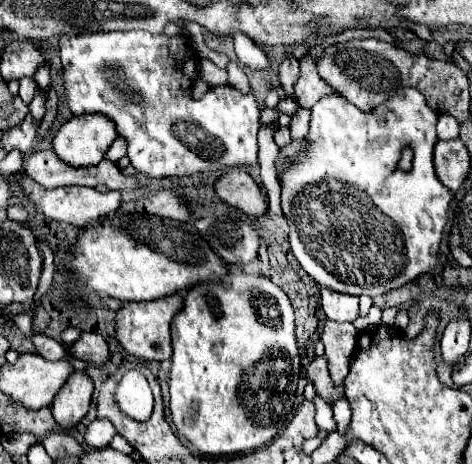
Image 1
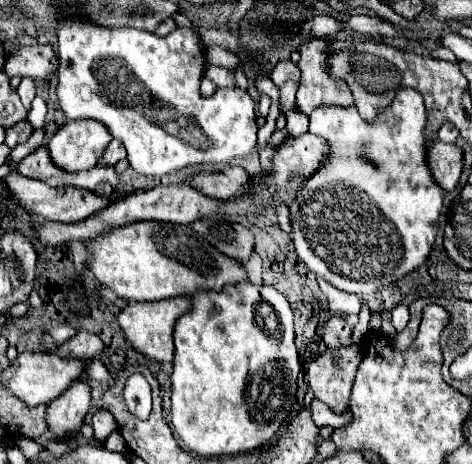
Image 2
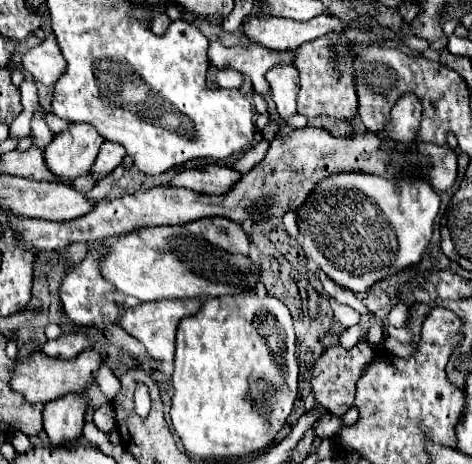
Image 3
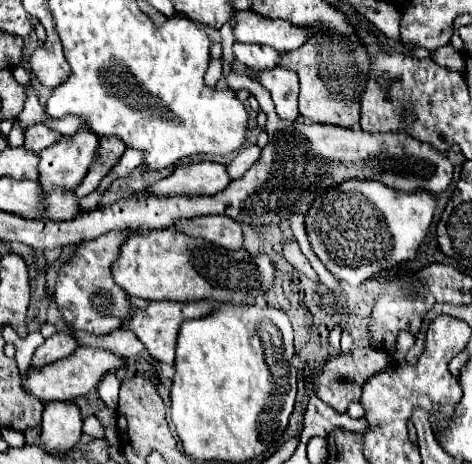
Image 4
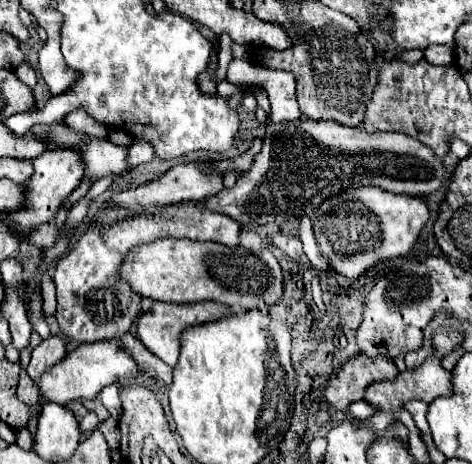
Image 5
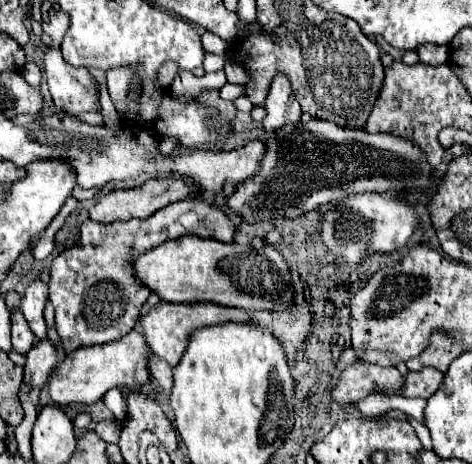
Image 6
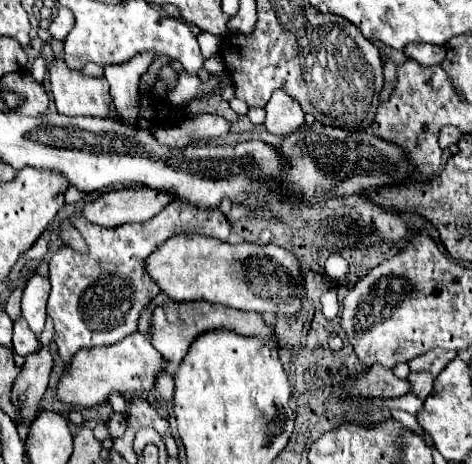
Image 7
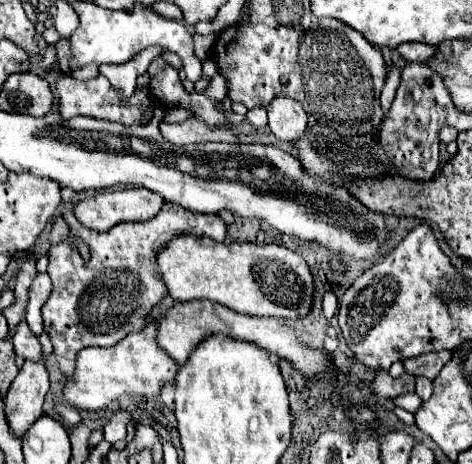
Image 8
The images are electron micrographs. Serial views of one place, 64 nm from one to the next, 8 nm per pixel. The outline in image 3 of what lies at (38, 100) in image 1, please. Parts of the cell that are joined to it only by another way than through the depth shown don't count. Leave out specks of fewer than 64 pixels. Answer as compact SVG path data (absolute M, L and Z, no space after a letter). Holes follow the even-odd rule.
M36 116L32 120L32 144L38 146L38 148L46 148L52 142L52 138L54 138L54 134L46 126L44 118L42 116Z

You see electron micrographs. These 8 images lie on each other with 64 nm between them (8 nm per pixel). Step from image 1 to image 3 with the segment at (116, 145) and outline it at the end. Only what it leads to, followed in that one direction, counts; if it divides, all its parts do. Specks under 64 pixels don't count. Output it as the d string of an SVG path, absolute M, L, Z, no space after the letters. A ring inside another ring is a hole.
M104 142L100 146L100 152L98 152L98 158L96 158L94 166L90 168L90 174L96 180L106 178L122 162L124 156L126 156L126 152L124 152L122 146L108 146L108 142Z

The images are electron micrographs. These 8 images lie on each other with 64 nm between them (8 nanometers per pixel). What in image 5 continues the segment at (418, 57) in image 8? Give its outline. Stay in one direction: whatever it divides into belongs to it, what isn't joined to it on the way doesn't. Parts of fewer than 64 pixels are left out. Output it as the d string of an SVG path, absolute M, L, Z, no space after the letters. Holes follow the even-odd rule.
M430 46L424 50L424 58L432 64L454 64L454 48L452 46Z

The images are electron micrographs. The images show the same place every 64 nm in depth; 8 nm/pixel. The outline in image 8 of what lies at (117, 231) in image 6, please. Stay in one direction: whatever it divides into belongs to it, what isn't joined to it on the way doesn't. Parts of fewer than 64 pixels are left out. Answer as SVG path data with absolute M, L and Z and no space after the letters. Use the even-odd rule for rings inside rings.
M164 202L160 212L146 220L146 222L120 222L108 232L92 232L72 216L72 212L64 212L62 218L70 226L70 236L56 246L50 248L48 252L48 274L52 278L52 294L42 306L42 320L44 320L44 330L50 336L50 342L54 346L54 356L58 360L58 366L66 378L72 378L74 366L76 366L76 354L86 348L86 346L112 346L120 342L124 336L132 332L140 332L146 326L146 318L150 316L152 308L158 306L164 296L168 294L166 284L162 280L162 274L156 264L158 250L162 250L174 236L182 234L192 234L192 236L208 236L216 242L224 242L226 238L226 224L218 214L200 214L200 212L190 212L182 208L180 204ZM74 238L82 238L88 248L90 248L90 258L84 260L74 246Z

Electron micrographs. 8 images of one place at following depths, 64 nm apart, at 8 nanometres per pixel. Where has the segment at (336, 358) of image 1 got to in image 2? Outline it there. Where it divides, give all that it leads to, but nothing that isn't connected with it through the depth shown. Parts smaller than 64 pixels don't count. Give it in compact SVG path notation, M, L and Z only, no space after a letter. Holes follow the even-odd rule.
M330 318L328 324L324 326L322 338L328 348L340 348L340 346L352 344L350 334L352 334L352 328L342 318Z

